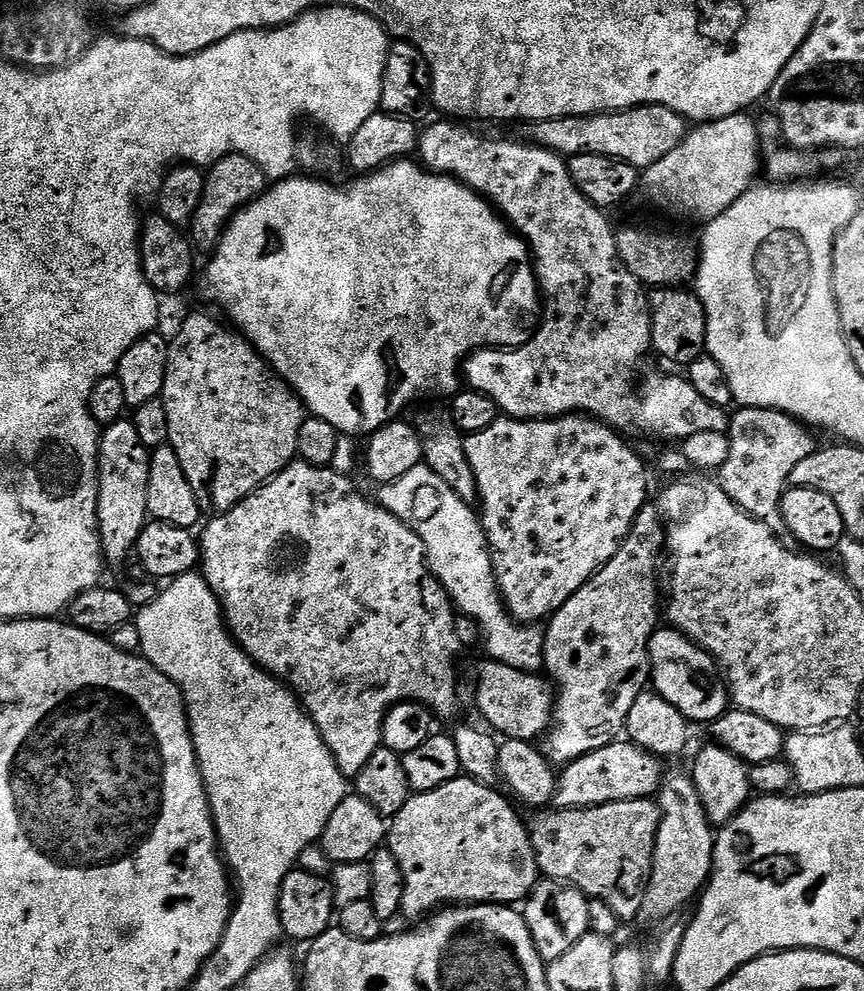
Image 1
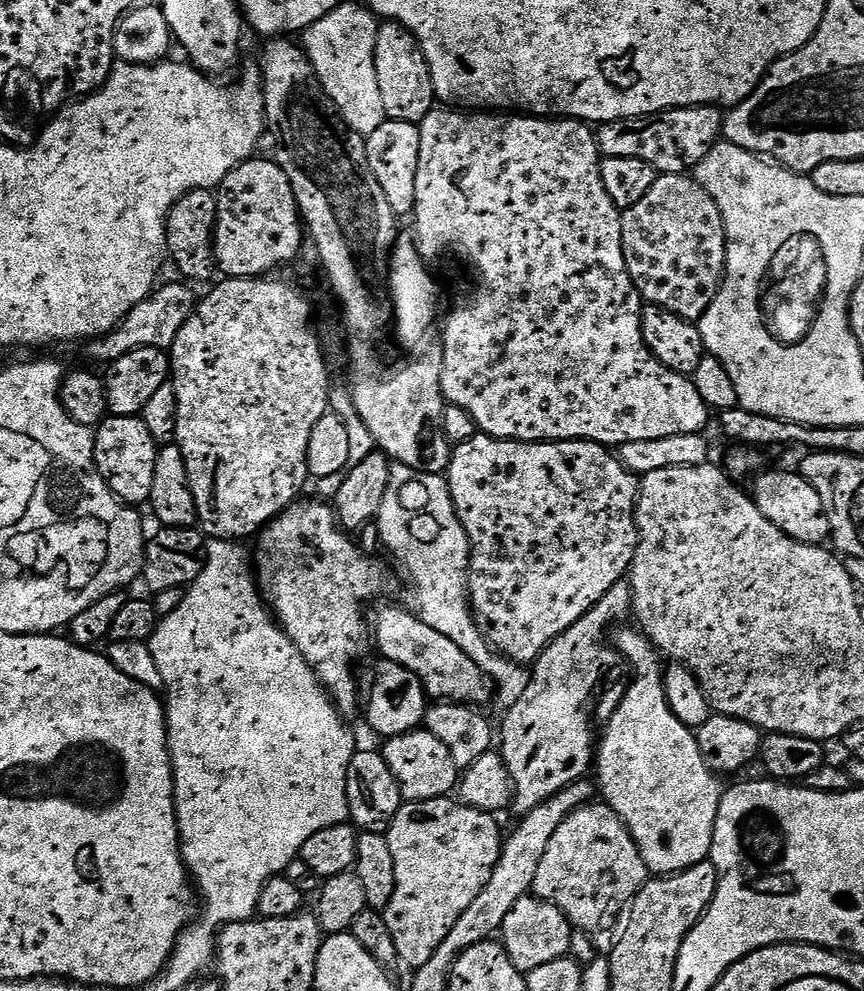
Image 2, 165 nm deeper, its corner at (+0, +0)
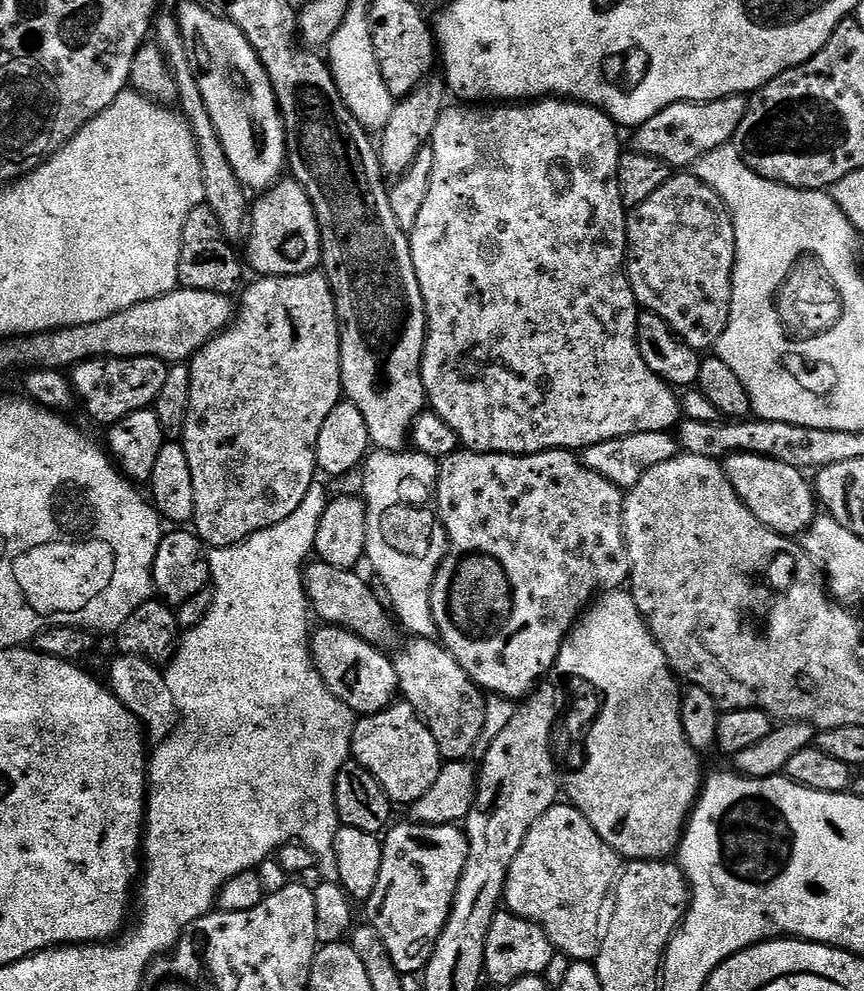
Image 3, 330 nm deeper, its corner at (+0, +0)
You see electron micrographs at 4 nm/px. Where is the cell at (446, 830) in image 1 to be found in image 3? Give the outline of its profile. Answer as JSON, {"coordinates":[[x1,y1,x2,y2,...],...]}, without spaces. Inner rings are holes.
{"coordinates":[[393,823,383,837,382,874,378,878,374,894,366,902,366,908,369,916,367,919,372,928,378,930,378,934,386,942,390,962,394,962,401,974,420,974,427,968,438,938,452,913,458,882,468,861,468,834,463,827,455,824,407,823]]}

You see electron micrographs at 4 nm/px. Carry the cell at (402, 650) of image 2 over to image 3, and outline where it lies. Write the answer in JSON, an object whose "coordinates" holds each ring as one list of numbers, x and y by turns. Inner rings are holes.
{"coordinates":[[323,562,315,563,309,563,304,568,304,594,308,597,315,619,317,616,325,625,345,628,367,644,384,646,392,636,394,620,389,609,380,605,371,586,359,576,359,571,330,566]]}

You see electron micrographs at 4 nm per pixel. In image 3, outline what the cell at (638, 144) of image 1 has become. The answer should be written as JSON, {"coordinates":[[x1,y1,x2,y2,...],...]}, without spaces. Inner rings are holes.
{"coordinates":[[727,96,710,102,678,102,658,110,654,118,642,122,631,133,631,147,635,151,658,158,672,170,691,169,710,150,718,150,723,144,731,144,736,139,738,126,746,118,749,97]]}

